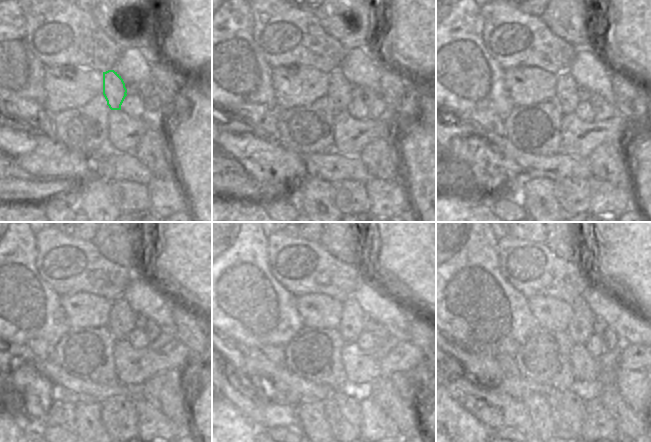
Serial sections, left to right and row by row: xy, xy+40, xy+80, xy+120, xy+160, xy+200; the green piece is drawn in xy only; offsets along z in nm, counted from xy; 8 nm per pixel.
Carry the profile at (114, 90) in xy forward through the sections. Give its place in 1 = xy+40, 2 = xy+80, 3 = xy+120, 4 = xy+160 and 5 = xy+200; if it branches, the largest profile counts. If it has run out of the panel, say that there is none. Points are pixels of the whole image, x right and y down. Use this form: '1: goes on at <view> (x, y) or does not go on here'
1: goes on at xy+40 (339, 90)
2: goes on at xy+80 (566, 91)
3: goes on at xy+120 (122, 319)
4: goes on at xy+160 (352, 323)
5: goes on at xy+200 (581, 327)

